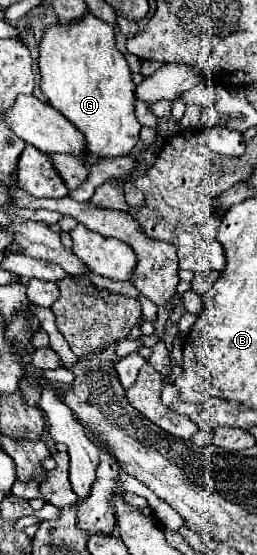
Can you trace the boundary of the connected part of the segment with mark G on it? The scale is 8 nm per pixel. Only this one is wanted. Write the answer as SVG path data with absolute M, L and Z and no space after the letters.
M86 16L74 24L50 26L40 42L42 92L86 138L90 160L130 154L140 142L140 122L134 116L132 72L114 44L114 26Z

